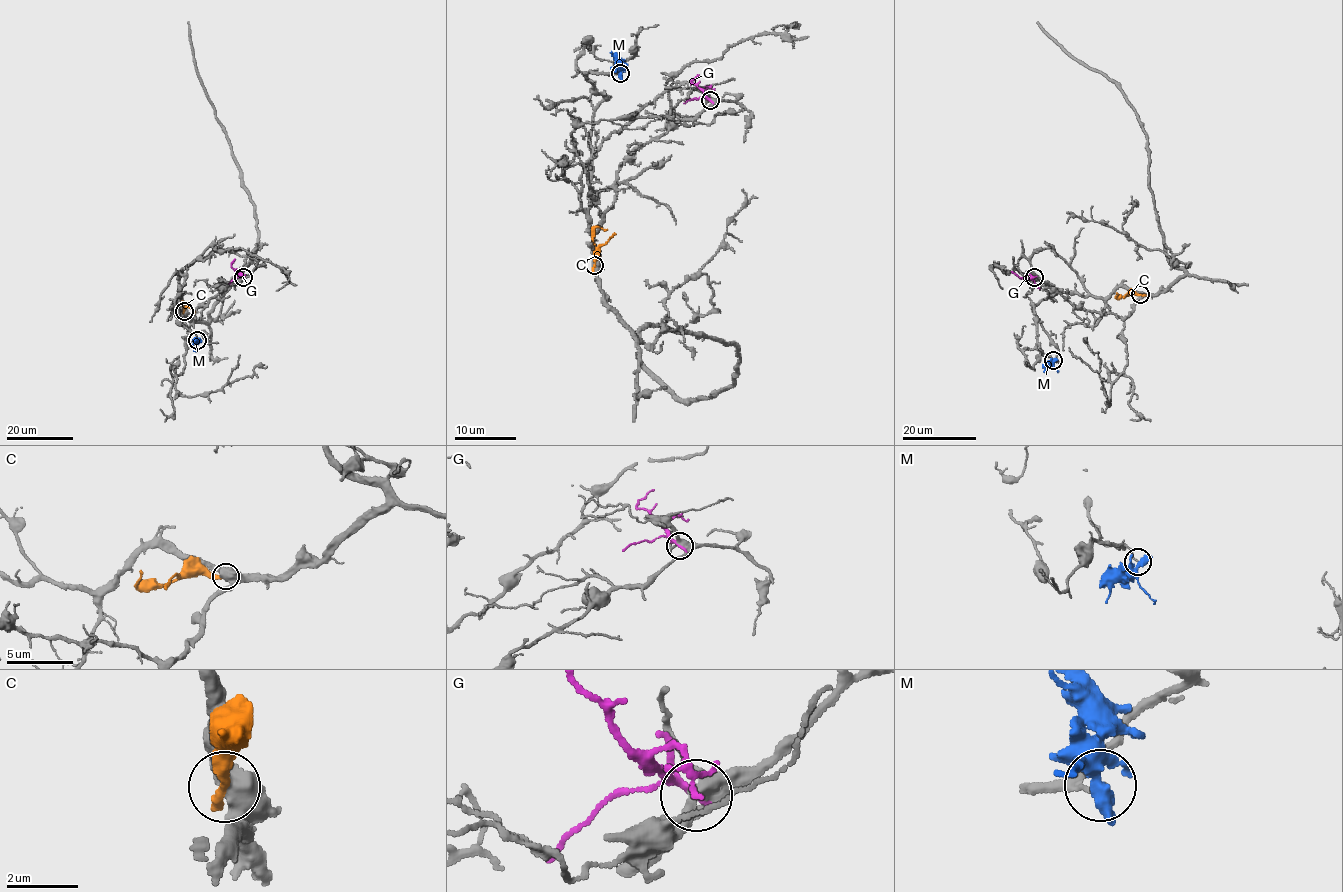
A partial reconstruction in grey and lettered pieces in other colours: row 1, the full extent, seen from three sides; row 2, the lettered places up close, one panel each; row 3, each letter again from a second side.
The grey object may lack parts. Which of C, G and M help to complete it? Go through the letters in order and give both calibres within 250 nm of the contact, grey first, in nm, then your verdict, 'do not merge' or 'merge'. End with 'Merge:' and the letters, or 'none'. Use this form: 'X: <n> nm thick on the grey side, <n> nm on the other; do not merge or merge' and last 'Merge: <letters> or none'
C: 600 nm thick on the grey side, 240 nm on the other; do not merge
G: 360 nm thick on the grey side, 160 nm on the other; do not merge
M: 90 nm thick on the grey side, 440 nm on the other; do not merge
Merge: none

